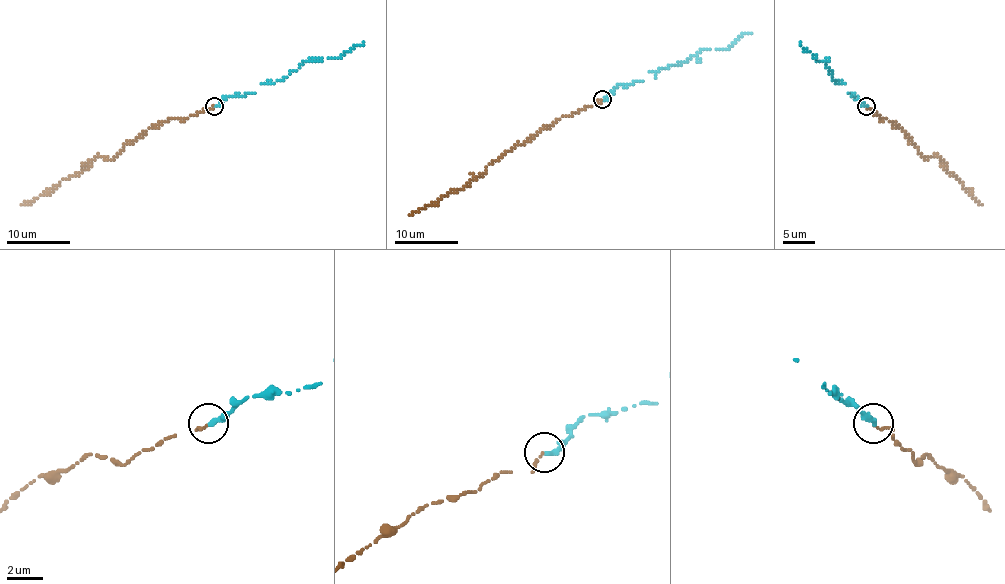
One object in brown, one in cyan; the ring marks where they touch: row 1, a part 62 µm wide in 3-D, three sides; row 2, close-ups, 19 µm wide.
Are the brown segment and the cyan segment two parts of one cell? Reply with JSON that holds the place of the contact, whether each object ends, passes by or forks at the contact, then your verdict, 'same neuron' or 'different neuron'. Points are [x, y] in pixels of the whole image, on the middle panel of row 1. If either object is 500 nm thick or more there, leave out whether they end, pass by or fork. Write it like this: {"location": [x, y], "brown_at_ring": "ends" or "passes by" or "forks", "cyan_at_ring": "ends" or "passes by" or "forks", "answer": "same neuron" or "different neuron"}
{"location": [602, 99], "brown_at_ring": "ends", "cyan_at_ring": "ends", "answer": "same neuron"}

